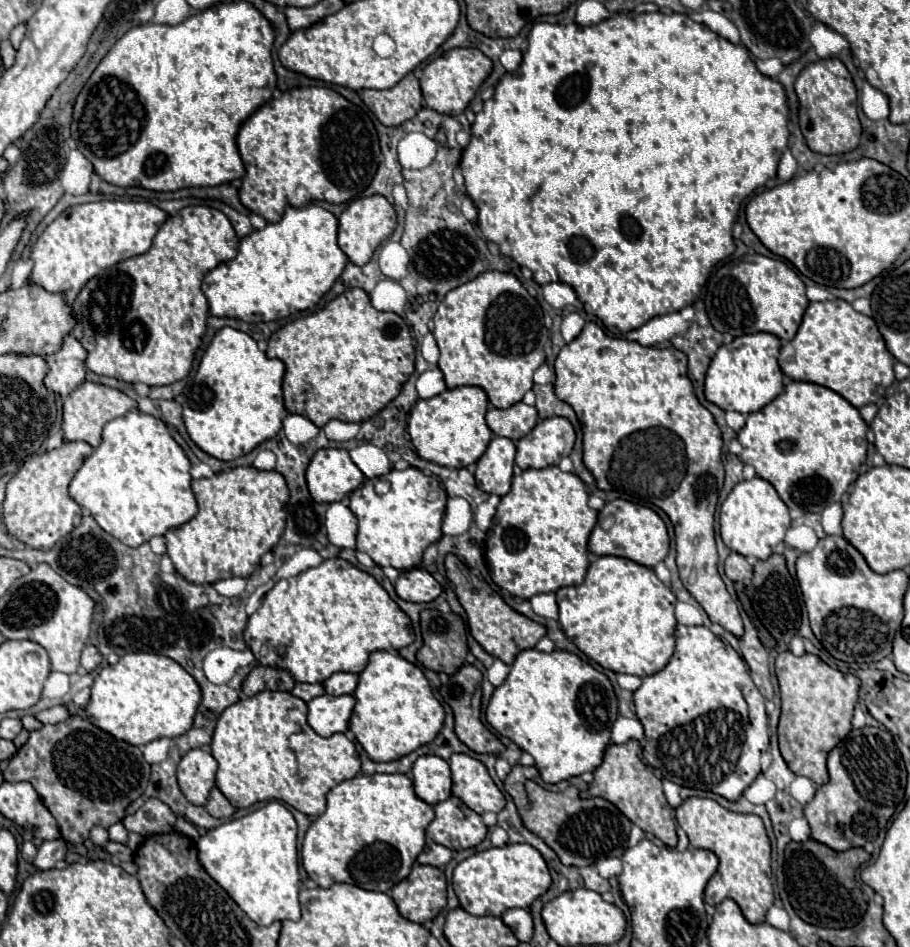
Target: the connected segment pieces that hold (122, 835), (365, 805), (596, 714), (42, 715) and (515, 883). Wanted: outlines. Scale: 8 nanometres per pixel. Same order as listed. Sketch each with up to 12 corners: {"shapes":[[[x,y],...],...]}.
{"shapes":[[[121,822],[109,828],[109,840],[127,842],[127,830]],[[405,774],[329,790],[301,864],[321,888],[387,894],[433,808]],[[571,652],[517,654],[485,712],[547,784],[593,772],[617,716]],[[53,706],[37,712],[41,724],[55,724],[67,718],[65,706]],[[529,844],[477,852],[453,870],[473,916],[529,908],[549,868]]]}

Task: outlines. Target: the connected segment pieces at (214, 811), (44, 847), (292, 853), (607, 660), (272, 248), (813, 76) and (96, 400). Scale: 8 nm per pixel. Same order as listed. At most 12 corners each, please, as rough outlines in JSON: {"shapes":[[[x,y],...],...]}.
{"shapes":[[[217,788],[205,810],[215,818],[229,818],[235,808]],[[47,840],[41,844],[33,866],[51,870],[65,858],[63,840]],[[277,800],[207,830],[205,872],[259,926],[299,920],[297,824]],[[599,556],[559,588],[559,624],[633,676],[675,650],[675,596],[633,560]],[[287,206],[203,278],[213,316],[311,310],[347,264],[337,218]],[[839,58],[795,80],[813,152],[857,148],[857,90]],[[83,382],[63,404],[63,438],[101,442],[113,418],[137,410],[115,388]]]}

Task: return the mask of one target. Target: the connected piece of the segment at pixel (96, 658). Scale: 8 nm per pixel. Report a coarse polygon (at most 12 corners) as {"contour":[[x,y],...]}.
{"contour":[[93,644],[81,654],[81,666],[93,672],[101,662],[101,654]]}

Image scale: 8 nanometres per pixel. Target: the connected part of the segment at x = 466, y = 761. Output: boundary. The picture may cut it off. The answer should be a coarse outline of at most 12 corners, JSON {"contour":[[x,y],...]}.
{"contour":[[449,758],[453,796],[477,814],[499,812],[505,796],[487,768]]}

